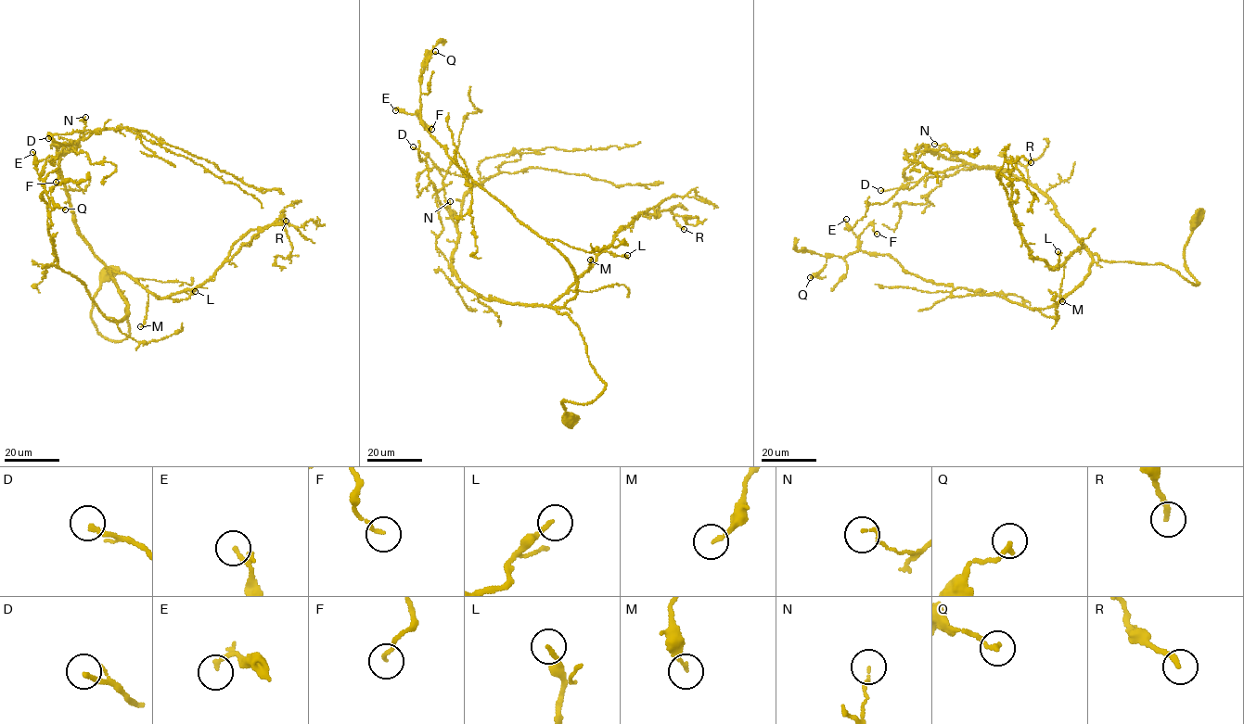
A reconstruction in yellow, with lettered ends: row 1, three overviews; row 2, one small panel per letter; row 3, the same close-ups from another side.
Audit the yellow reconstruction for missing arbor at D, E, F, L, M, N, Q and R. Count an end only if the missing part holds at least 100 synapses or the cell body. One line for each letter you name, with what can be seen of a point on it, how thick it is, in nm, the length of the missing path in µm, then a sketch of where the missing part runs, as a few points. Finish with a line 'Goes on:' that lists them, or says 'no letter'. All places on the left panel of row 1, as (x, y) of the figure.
Goes on: no letter

